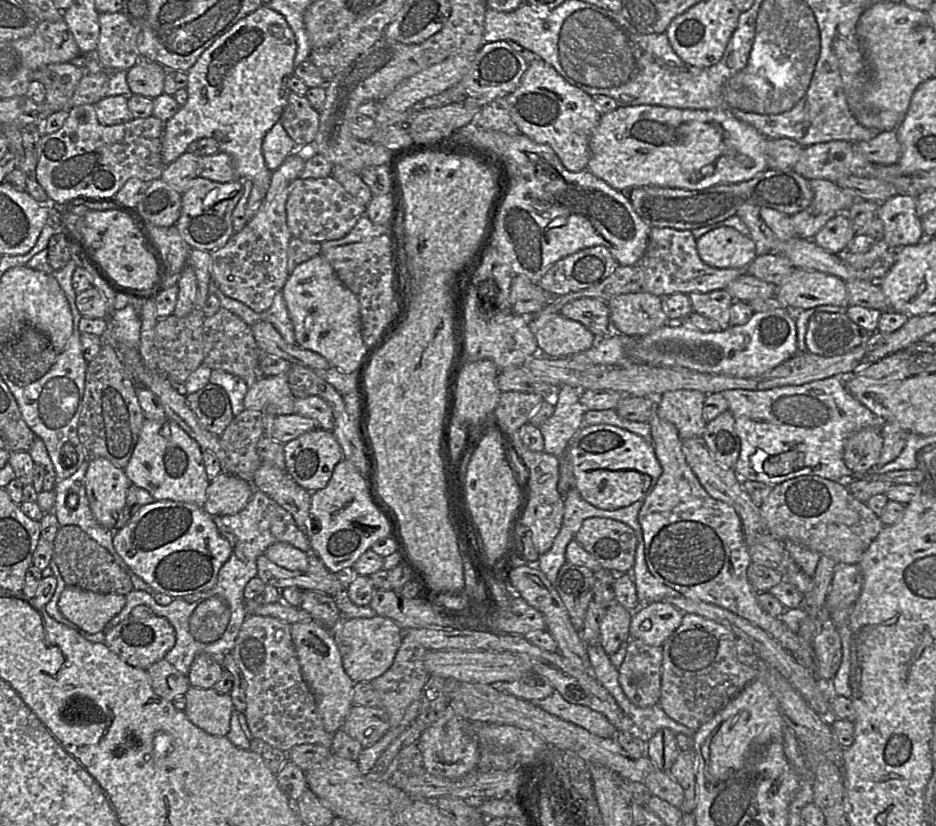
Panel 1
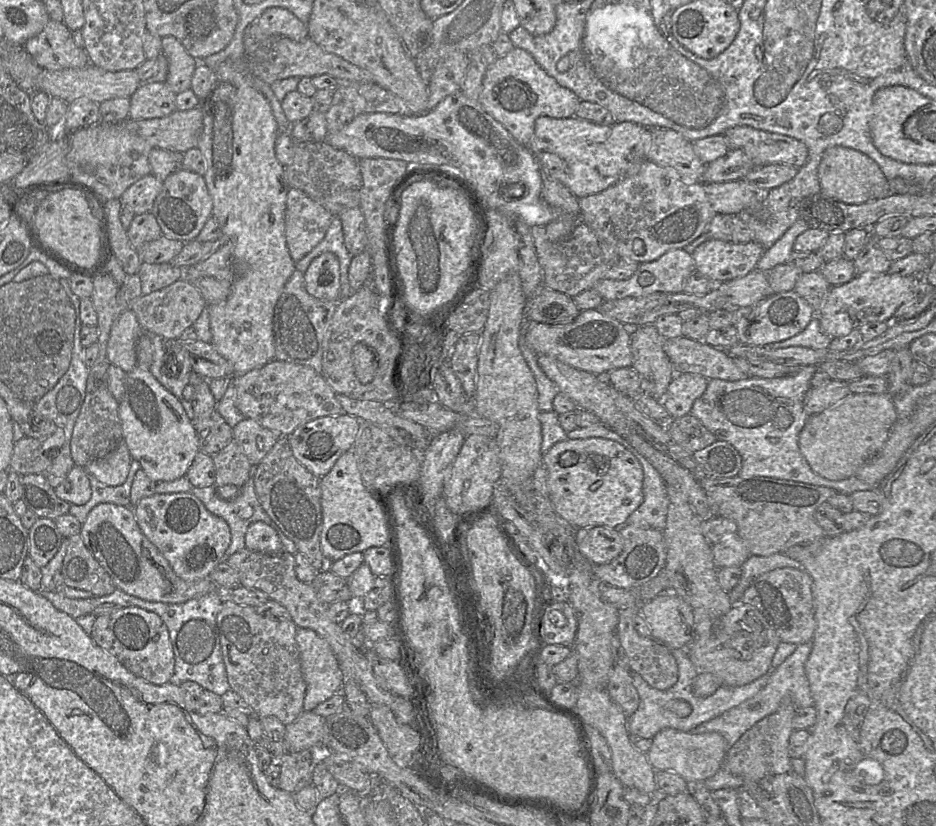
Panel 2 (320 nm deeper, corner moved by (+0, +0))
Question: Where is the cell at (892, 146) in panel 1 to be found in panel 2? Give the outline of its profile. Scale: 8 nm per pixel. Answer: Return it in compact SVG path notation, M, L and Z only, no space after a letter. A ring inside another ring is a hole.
M744 125L732 127L723 135L729 145L729 151L741 149L755 167L787 164L800 168L808 158L807 146L787 135Z

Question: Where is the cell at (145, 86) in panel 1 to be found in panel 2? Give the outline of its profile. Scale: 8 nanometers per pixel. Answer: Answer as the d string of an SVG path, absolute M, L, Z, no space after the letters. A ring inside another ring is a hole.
M172 36L162 38L162 55L168 61L167 86L175 94L190 89L197 60Z

